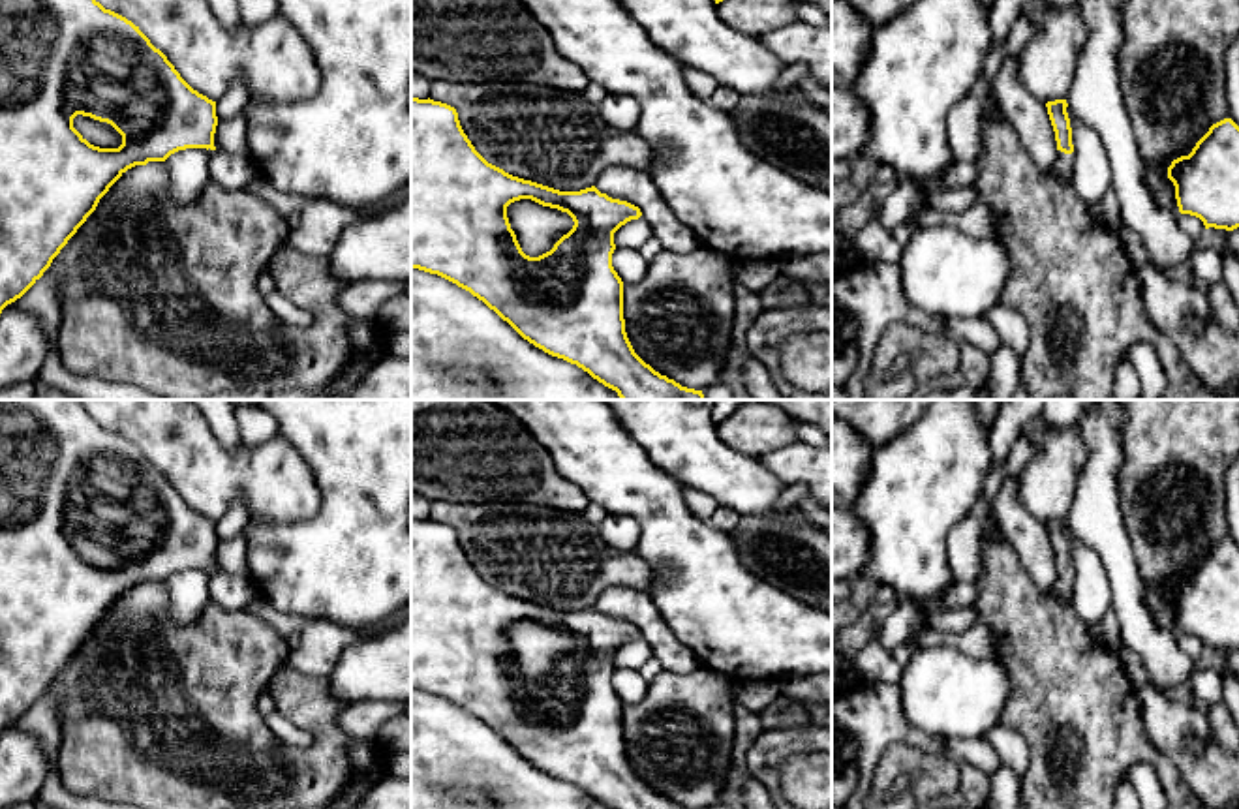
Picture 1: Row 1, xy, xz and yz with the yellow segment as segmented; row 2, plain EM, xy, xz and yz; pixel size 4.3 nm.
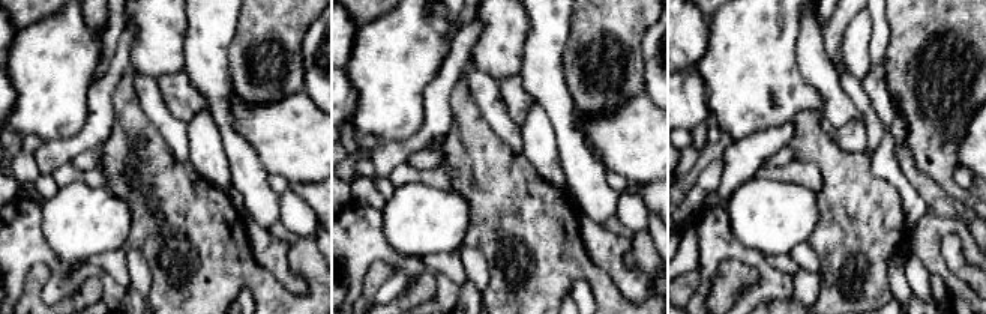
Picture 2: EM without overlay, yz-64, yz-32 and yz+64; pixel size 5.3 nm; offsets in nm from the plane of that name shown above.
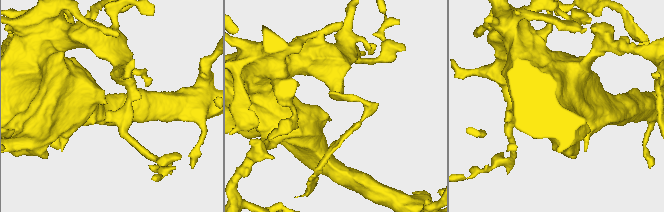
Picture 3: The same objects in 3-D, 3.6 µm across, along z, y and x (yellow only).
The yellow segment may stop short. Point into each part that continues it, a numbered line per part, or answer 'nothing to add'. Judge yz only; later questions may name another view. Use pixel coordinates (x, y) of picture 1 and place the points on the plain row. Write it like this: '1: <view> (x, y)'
1: yz (1065, 582)

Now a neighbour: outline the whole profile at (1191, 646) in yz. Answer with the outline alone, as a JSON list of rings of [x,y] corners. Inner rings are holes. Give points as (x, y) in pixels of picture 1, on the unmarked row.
[[[1179,634],[1177,636],[1177,646],[1196,664],[1200,663],[1201,655],[1205,651],[1203,642],[1196,636],[1190,636],[1190,634]]]

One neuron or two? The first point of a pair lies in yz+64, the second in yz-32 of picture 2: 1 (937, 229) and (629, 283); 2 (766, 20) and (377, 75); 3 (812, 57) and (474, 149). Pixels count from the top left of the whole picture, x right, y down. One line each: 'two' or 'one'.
1: one
2: one
3: two

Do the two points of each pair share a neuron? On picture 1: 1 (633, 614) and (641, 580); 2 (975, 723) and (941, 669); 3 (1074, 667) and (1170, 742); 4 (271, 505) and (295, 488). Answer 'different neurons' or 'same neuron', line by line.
1: different neurons
2: same neuron
3: different neurons
4: same neuron

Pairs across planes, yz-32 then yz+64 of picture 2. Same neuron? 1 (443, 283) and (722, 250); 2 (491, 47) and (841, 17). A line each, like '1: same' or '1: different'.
1: same
2: different

